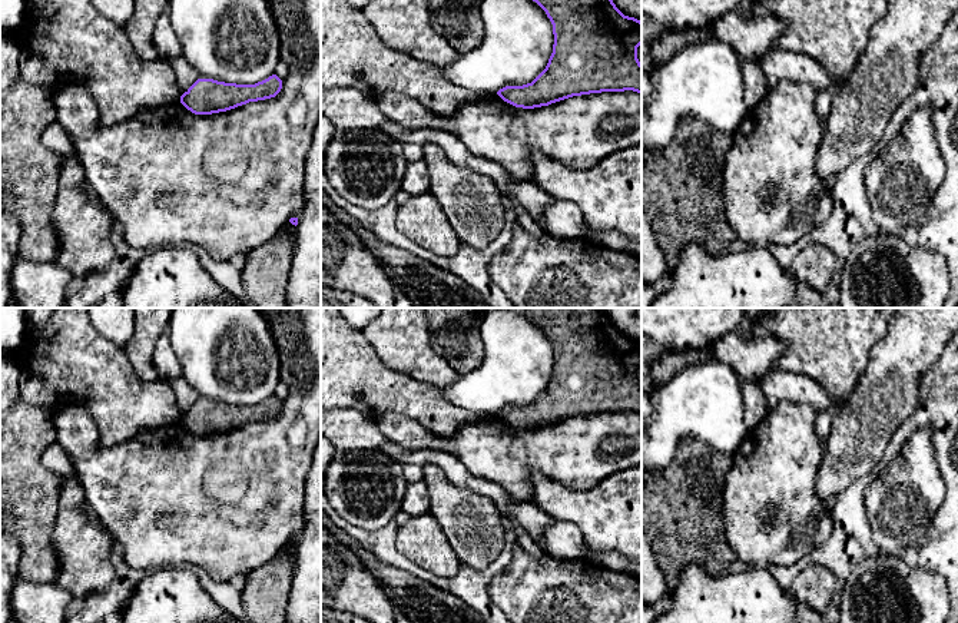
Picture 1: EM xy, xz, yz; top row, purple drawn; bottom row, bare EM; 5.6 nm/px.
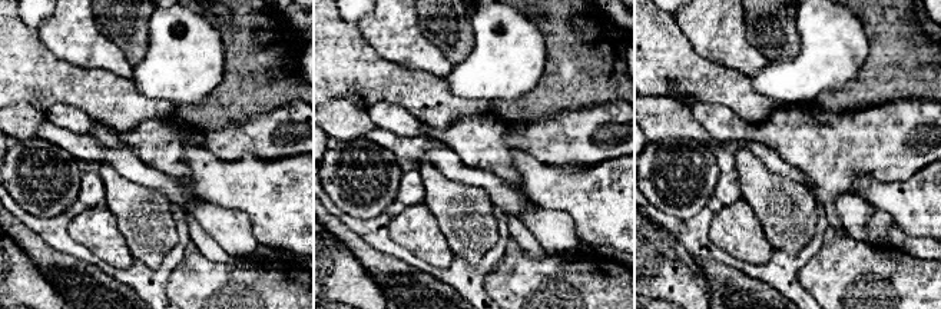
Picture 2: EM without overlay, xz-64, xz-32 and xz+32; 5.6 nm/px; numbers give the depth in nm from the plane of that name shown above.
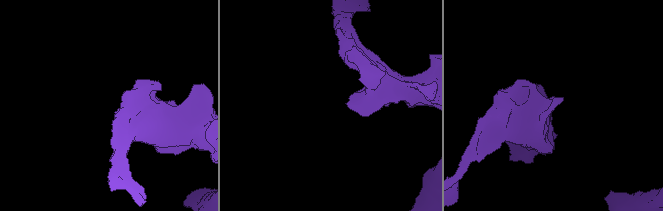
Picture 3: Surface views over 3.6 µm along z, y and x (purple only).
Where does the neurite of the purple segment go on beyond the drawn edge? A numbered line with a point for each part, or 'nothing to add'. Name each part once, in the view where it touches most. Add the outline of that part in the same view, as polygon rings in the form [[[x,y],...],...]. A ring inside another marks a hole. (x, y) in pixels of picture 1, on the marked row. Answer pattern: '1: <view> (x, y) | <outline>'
nothing to add

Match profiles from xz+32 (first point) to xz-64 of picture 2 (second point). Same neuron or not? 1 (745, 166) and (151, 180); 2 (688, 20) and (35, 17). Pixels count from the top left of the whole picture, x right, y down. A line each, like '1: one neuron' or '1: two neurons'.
1: two neurons
2: two neurons

